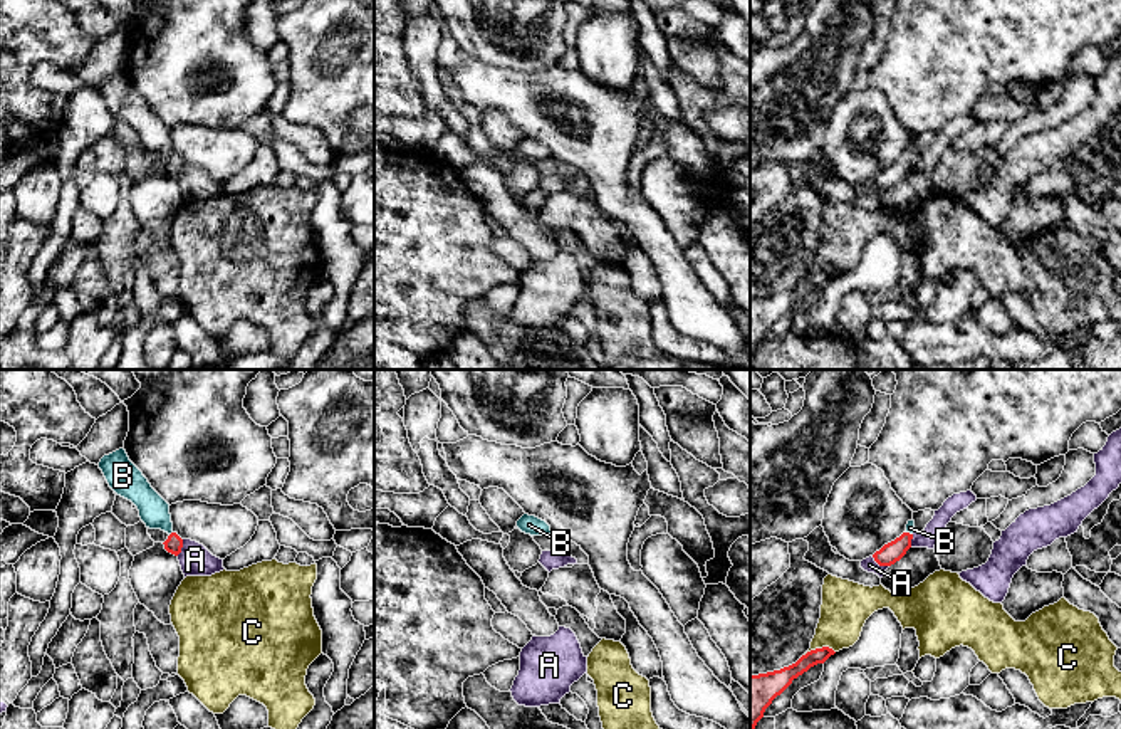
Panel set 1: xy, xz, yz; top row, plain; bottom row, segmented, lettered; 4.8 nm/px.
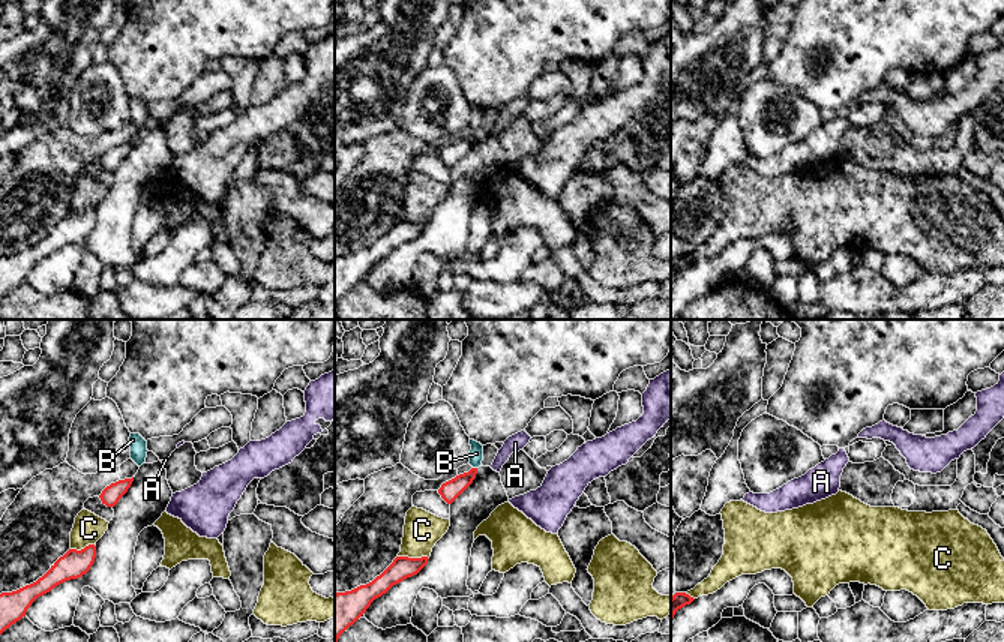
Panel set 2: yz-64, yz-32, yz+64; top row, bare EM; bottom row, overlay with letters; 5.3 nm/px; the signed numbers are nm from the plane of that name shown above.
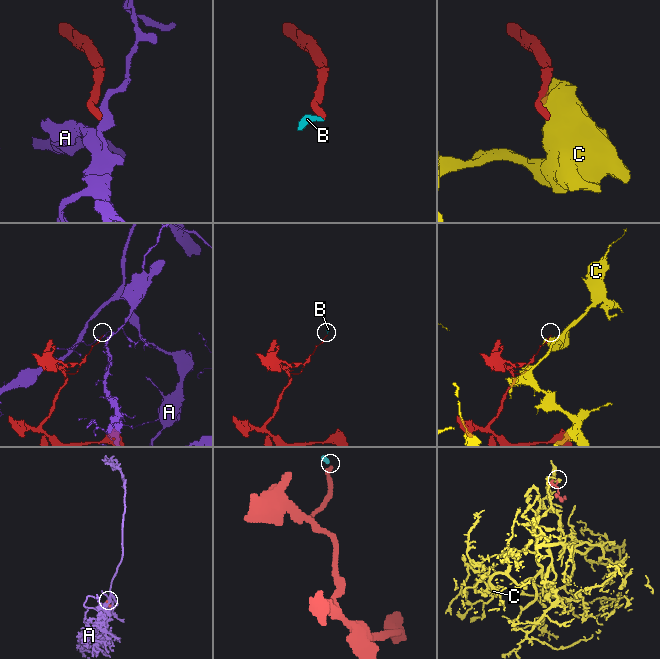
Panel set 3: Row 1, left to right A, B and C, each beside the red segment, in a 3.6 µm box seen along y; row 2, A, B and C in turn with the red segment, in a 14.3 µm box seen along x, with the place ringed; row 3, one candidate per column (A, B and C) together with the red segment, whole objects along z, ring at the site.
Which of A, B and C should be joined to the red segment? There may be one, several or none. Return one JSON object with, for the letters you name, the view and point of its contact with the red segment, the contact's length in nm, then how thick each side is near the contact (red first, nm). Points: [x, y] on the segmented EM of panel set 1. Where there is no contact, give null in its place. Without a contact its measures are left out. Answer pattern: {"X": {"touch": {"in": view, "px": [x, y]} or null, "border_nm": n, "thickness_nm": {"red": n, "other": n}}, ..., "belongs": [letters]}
{"B": {"touch": {"in": "yz", "px": [908, 533]}, "border_nm": 40, "thickness_nm": {"red": 100, "other": 50}}, "belongs": ["B"]}

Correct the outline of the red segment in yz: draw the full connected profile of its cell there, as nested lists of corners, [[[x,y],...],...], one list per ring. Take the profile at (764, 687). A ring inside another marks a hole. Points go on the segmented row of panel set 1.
[[[829,647],[816,648],[802,655],[795,663],[780,670],[750,675],[750,729],[764,717],[765,709],[780,695],[794,679],[817,663],[824,663],[836,652]]]

